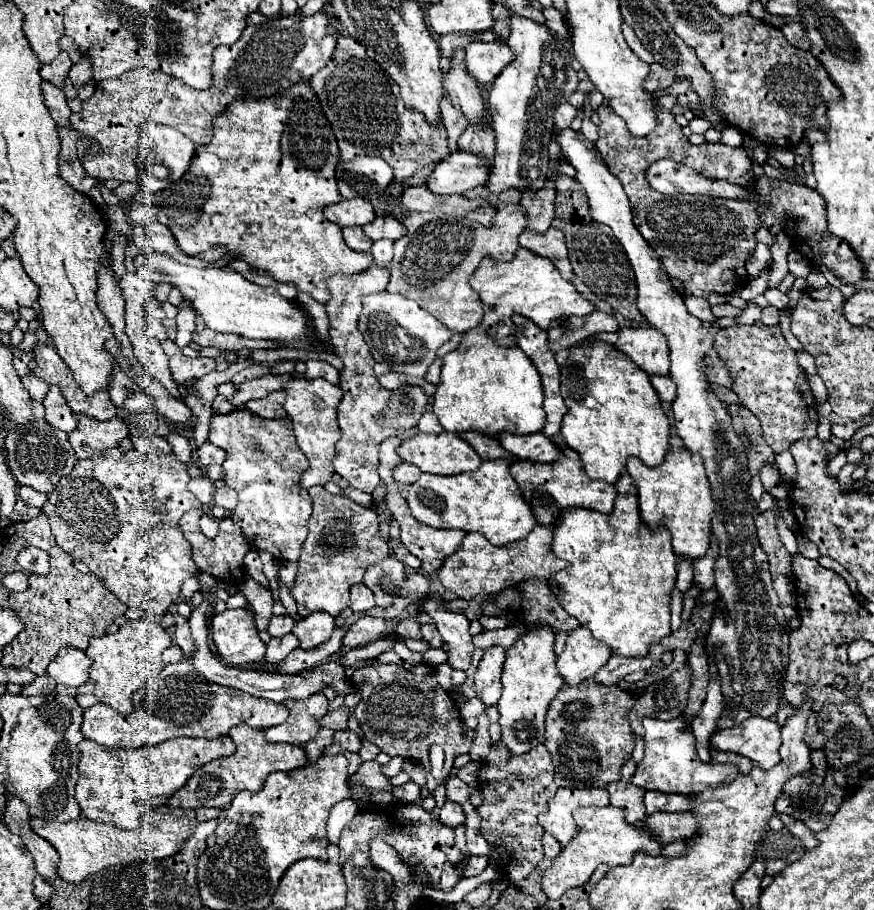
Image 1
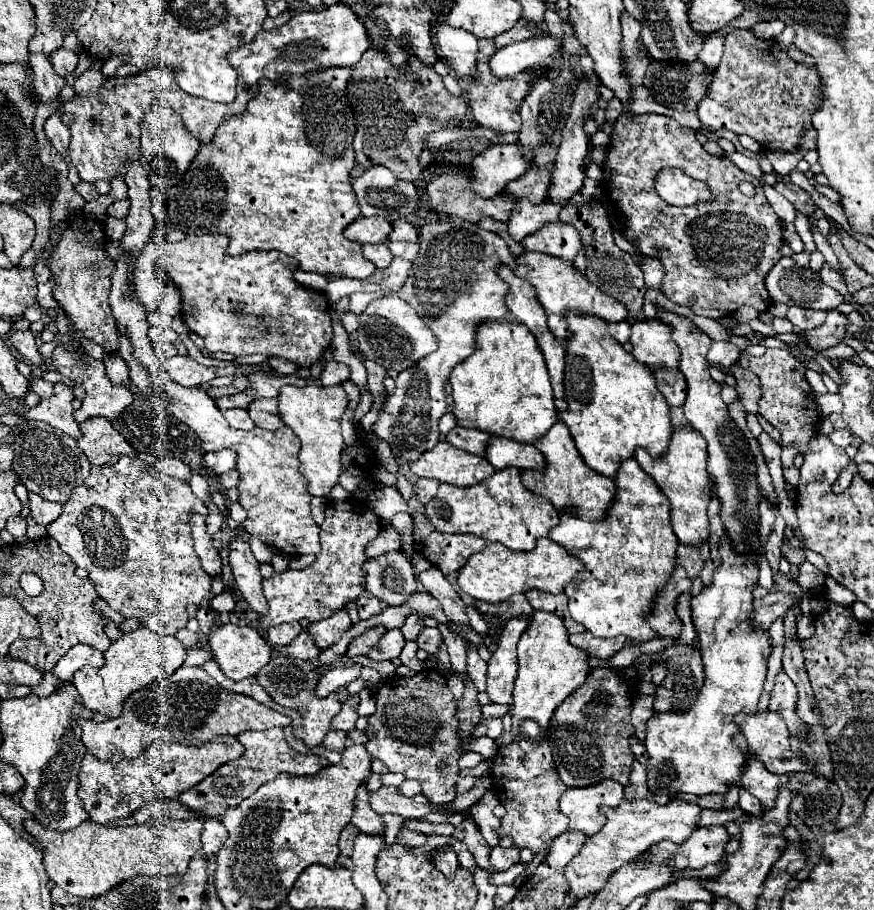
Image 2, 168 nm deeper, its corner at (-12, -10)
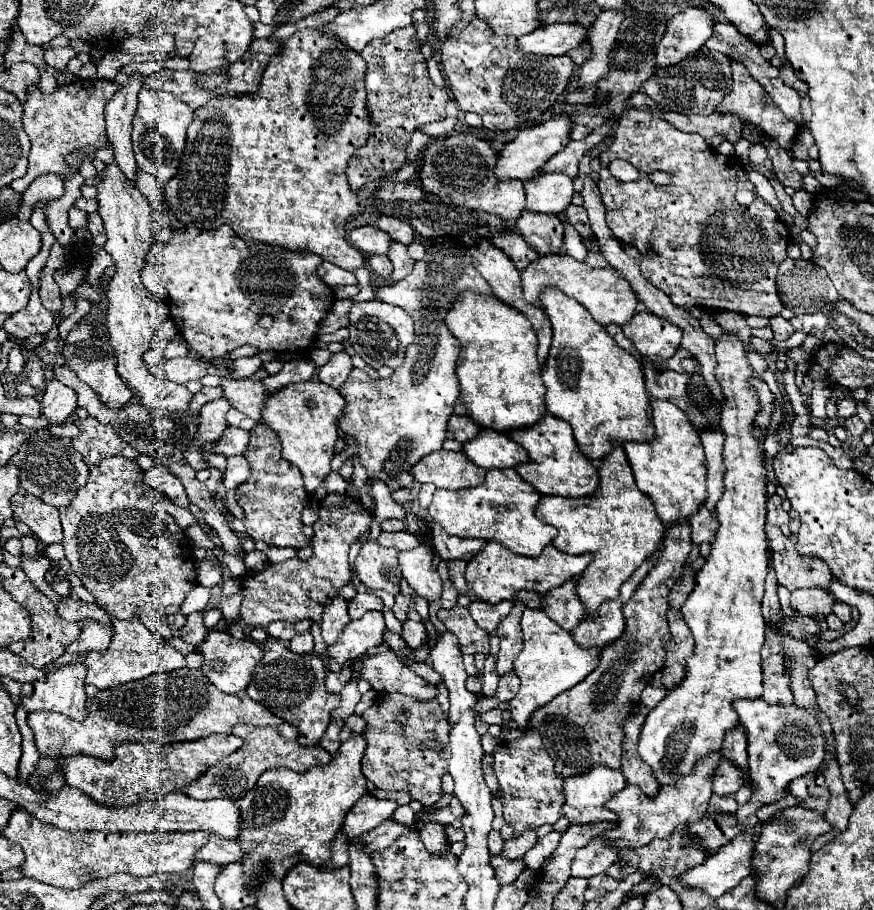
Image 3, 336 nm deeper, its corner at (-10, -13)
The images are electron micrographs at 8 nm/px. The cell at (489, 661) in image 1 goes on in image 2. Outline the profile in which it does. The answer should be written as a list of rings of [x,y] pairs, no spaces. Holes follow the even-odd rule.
[[[514,617],[504,625],[498,649],[488,661],[488,697],[492,703],[512,705],[512,689],[516,679],[516,645],[524,629],[528,627],[528,617]]]

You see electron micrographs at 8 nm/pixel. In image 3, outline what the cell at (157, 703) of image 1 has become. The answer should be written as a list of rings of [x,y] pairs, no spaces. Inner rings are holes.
[[[178,668],[174,672],[152,674],[116,688],[100,690],[96,698],[88,698],[88,716],[82,722],[56,712],[30,712],[26,722],[34,732],[40,758],[90,754],[110,760],[114,757],[114,748],[122,742],[186,742],[210,734],[230,734],[232,726],[240,722],[278,726],[284,720],[250,700],[246,692],[224,694],[210,684],[200,670]]]

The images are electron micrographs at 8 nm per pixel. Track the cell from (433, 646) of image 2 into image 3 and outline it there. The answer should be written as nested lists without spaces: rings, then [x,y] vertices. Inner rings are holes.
[[[404,620],[402,622],[402,634],[406,644],[410,644],[412,648],[420,648],[426,640],[426,628],[422,622],[412,622],[412,620]]]

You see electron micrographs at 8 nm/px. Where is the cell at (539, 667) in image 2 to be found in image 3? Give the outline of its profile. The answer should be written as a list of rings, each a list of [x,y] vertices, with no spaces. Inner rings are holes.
[[[526,608],[522,614],[522,632],[524,632],[524,650],[514,660],[514,670],[520,678],[520,688],[514,700],[510,700],[512,720],[524,728],[530,714],[548,704],[560,692],[582,682],[596,666],[600,658],[600,648],[582,648],[576,644],[570,632],[560,628],[554,620],[548,618],[544,610]]]

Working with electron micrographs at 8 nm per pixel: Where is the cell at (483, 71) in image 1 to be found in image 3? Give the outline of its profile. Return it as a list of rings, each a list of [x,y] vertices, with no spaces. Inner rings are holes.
[[[556,24],[538,28],[522,38],[518,46],[526,54],[544,54],[544,56],[564,56],[570,50],[578,48],[588,38],[588,30],[582,24]]]

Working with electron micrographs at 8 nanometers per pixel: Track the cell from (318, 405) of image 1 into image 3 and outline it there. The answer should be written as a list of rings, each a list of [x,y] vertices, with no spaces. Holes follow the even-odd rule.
[[[316,380],[288,384],[278,392],[268,394],[266,398],[266,404],[262,408],[262,420],[276,432],[282,444],[282,456],[302,472],[308,492],[314,492],[330,474],[334,444],[338,440],[336,416],[338,412],[342,412],[344,404],[346,402],[336,388],[318,384]]]

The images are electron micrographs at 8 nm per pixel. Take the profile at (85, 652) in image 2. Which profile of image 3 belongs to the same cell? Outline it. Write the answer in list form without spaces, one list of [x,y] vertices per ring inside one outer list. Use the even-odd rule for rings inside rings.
[[[86,618],[86,620],[80,620],[80,636],[76,642],[72,642],[66,650],[68,652],[74,652],[74,654],[88,654],[90,650],[98,650],[98,652],[104,652],[104,648],[110,644],[110,638],[112,638],[112,630],[102,624],[102,622],[96,622],[92,618]]]

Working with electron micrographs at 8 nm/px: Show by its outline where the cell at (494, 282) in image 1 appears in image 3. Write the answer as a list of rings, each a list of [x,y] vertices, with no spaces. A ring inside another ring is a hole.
[[[546,254],[532,262],[522,272],[522,292],[530,304],[540,306],[540,292],[546,286],[558,286],[568,296],[576,298],[582,306],[586,306],[596,322],[602,326],[608,324],[626,324],[638,306],[638,298],[630,288],[628,280],[616,268],[590,268],[586,262],[578,262],[568,254]]]

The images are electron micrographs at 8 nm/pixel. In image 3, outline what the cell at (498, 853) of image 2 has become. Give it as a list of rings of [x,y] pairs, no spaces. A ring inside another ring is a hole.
[[[526,830],[526,832],[522,832],[522,836],[512,836],[510,840],[504,842],[502,856],[510,858],[510,860],[518,860],[536,844],[536,840],[538,840],[536,830]]]

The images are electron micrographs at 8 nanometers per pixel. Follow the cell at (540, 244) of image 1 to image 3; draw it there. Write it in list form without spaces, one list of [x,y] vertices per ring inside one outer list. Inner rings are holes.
[[[524,210],[522,216],[516,220],[516,226],[524,240],[540,254],[560,252],[564,244],[564,224],[556,214]]]

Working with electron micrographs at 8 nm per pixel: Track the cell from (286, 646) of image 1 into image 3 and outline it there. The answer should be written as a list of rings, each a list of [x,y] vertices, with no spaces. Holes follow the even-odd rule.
[[[304,632],[304,634],[294,634],[294,638],[290,640],[290,650],[292,652],[298,652],[298,654],[310,654],[314,650],[314,638],[310,632]]]

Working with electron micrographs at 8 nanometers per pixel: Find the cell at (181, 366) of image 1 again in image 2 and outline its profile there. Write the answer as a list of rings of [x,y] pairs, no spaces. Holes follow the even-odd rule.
[[[176,355],[172,359],[166,359],[164,367],[166,367],[168,375],[184,387],[196,387],[196,385],[206,383],[206,381],[220,377],[220,375],[234,375],[234,367],[228,367],[228,369],[206,367],[206,371],[200,373],[200,363],[196,363],[188,355]]]

